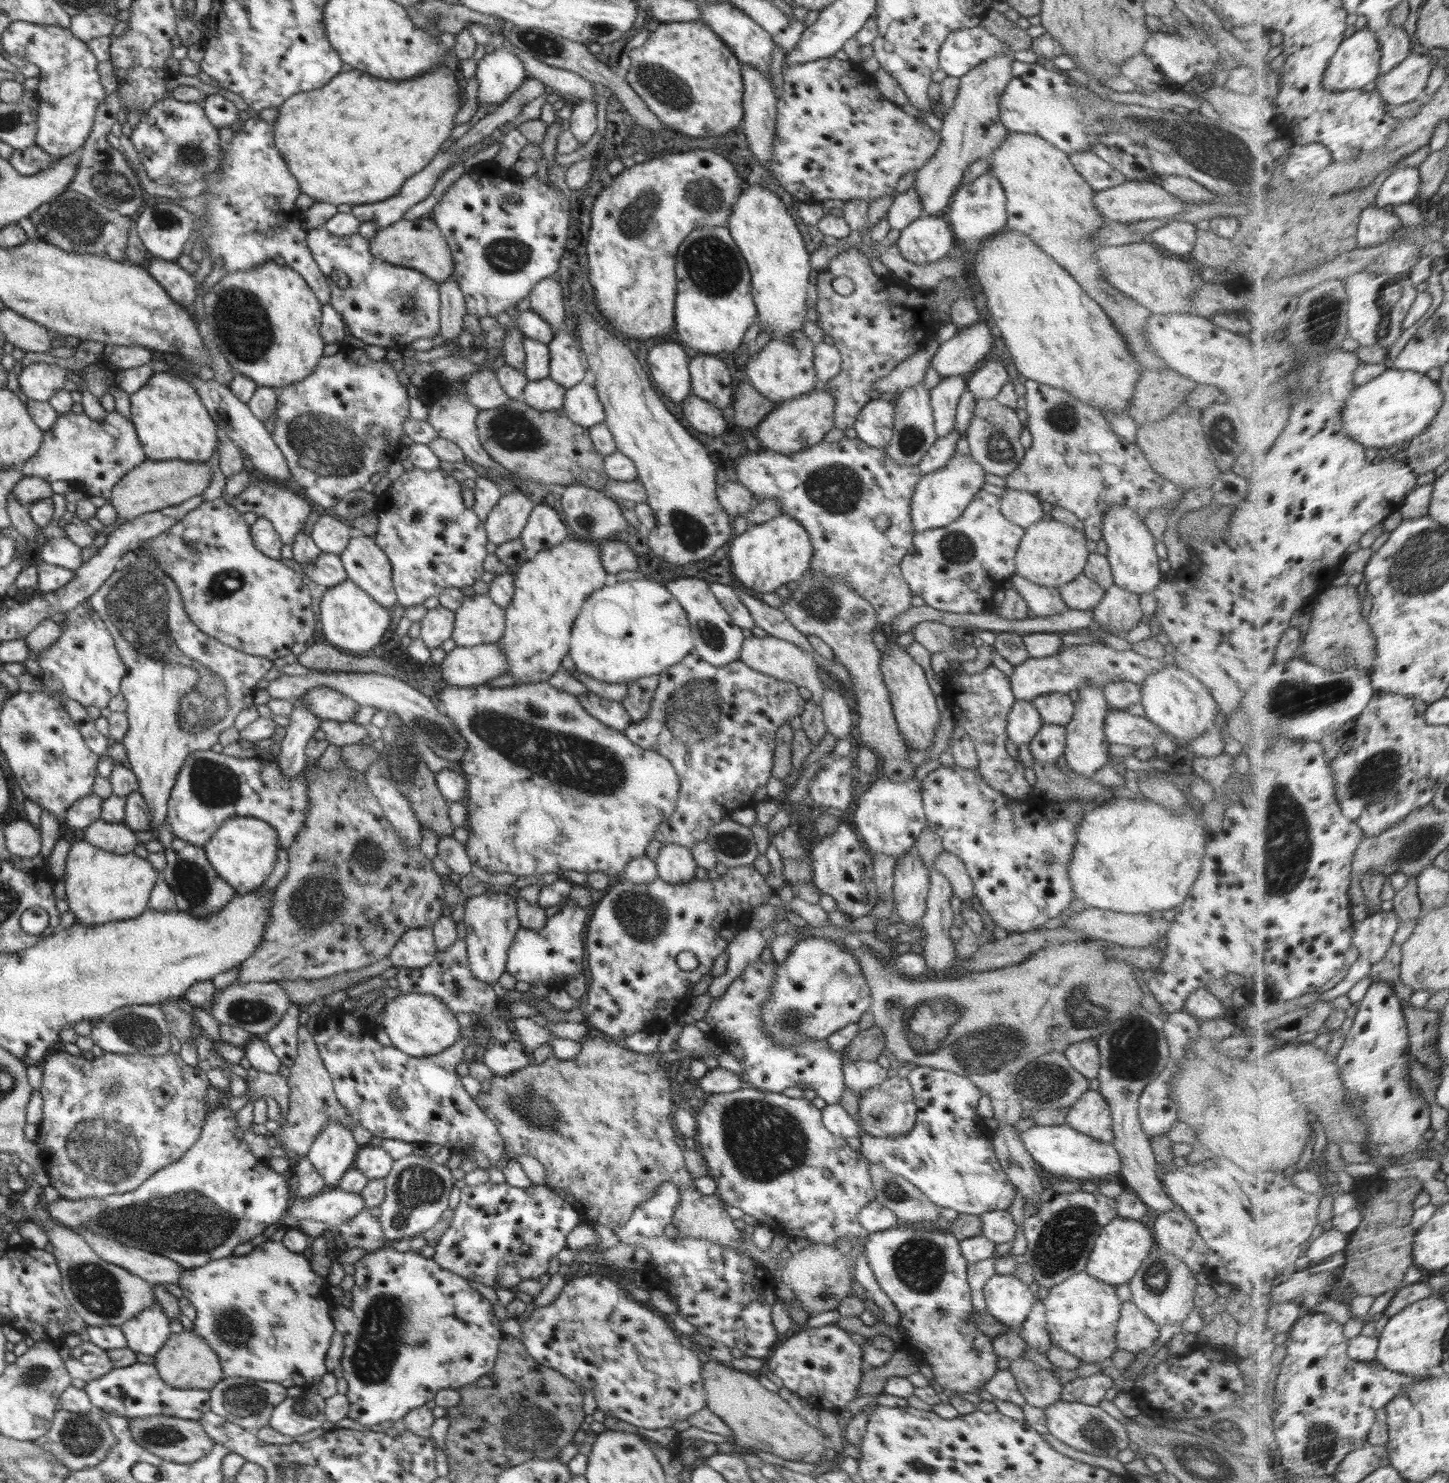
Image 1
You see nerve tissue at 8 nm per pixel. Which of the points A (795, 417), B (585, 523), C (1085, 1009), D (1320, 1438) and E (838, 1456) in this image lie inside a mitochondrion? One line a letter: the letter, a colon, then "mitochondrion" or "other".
A: other
B: mitochondrion
C: mitochondrion
D: mitochondrion
E: other

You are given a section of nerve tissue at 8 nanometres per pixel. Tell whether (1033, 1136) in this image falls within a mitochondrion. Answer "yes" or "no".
no

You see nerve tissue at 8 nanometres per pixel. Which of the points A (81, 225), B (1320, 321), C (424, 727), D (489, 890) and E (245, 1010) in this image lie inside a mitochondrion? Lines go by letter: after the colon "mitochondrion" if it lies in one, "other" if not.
A: mitochondrion
B: mitochondrion
C: mitochondrion
D: other
E: mitochondrion

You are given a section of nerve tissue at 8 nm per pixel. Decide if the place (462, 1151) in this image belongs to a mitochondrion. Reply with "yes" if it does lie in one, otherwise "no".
no

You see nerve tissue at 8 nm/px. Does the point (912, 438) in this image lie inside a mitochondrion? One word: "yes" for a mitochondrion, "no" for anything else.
yes

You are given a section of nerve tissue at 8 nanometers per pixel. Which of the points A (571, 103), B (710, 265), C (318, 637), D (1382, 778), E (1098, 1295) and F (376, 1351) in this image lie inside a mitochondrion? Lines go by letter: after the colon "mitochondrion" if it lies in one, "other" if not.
A: other
B: mitochondrion
C: other
D: mitochondrion
E: other
F: mitochondrion

